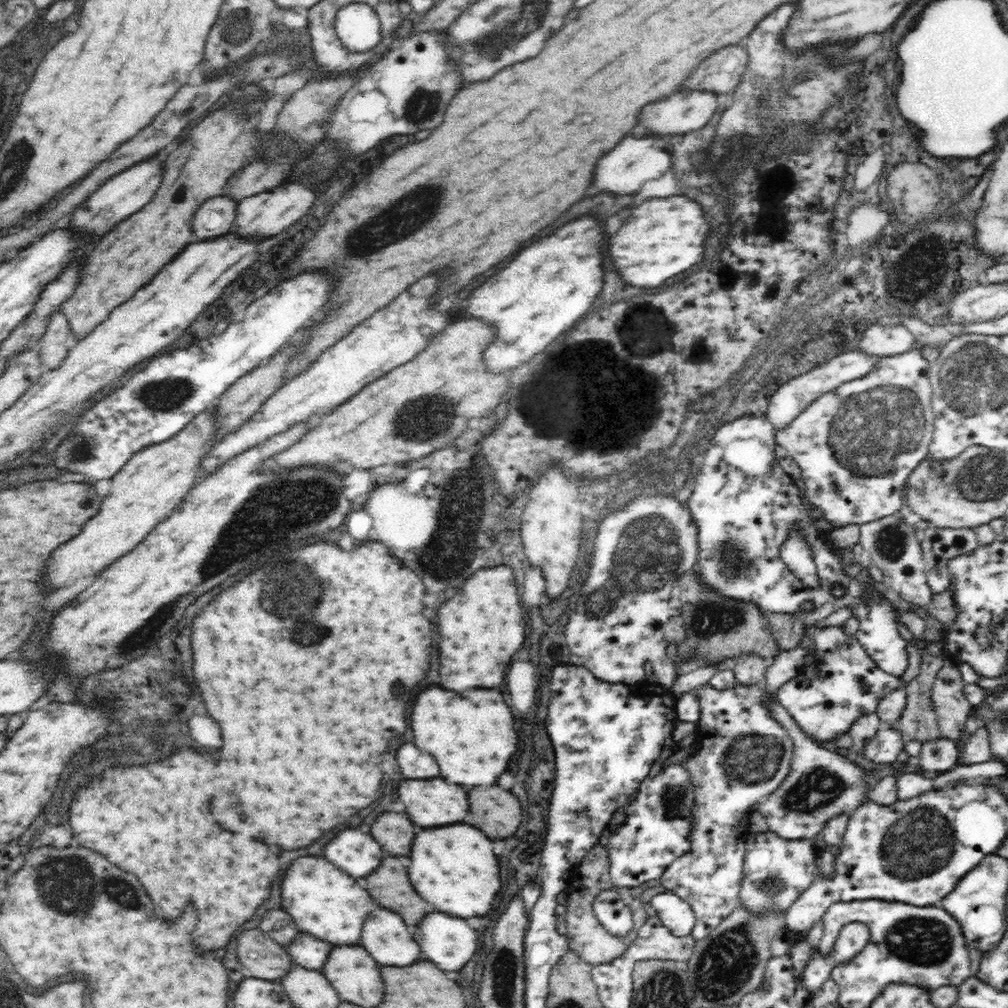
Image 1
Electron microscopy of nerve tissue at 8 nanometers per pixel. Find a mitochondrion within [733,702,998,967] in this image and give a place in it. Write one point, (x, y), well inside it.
(922, 843)

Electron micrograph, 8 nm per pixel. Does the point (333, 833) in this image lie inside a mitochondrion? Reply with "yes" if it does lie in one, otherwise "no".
no

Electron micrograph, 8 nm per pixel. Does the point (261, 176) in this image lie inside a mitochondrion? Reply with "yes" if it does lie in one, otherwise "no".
yes

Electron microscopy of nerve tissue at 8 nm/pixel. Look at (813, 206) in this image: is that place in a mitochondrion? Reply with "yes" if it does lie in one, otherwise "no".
no

